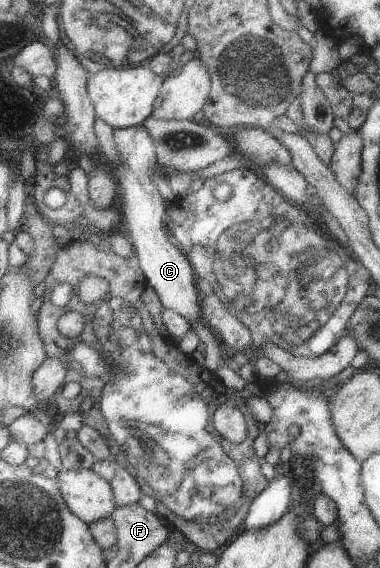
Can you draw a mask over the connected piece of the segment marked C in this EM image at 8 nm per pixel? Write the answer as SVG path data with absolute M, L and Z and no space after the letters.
M146 125L114 131L115 143L123 157L123 166L118 168L118 181L122 187L122 211L126 223L126 236L134 245L141 259L149 285L159 294L160 306L178 311L194 323L204 322L203 292L200 291L199 277L188 255L170 241L168 209L162 191L154 183L154 175L162 175L158 143Z

